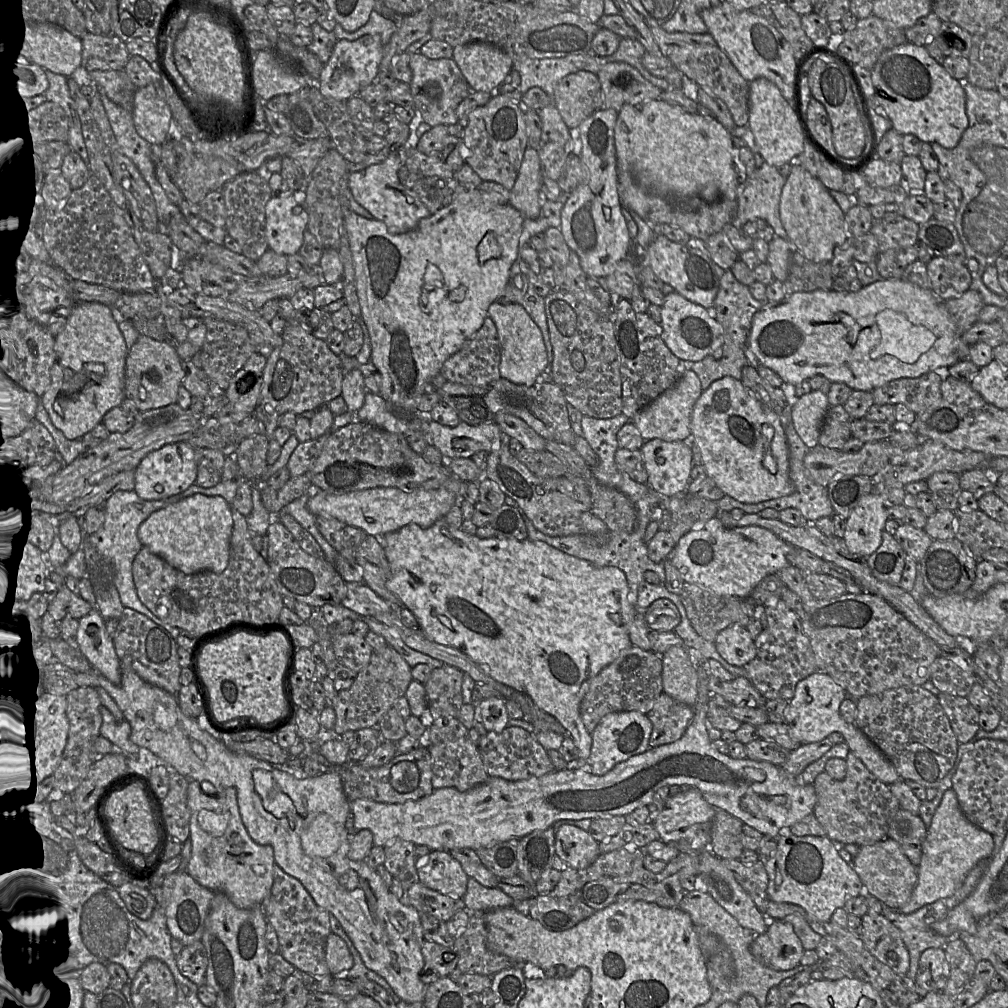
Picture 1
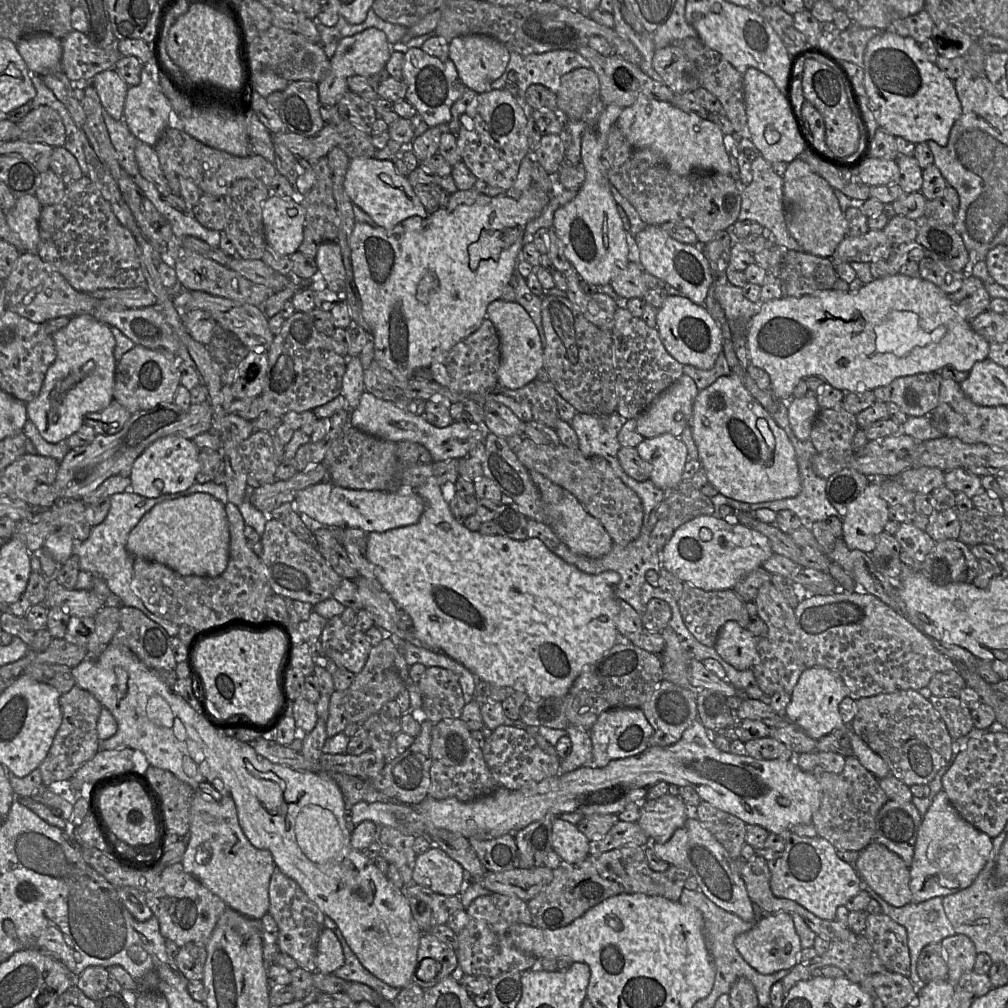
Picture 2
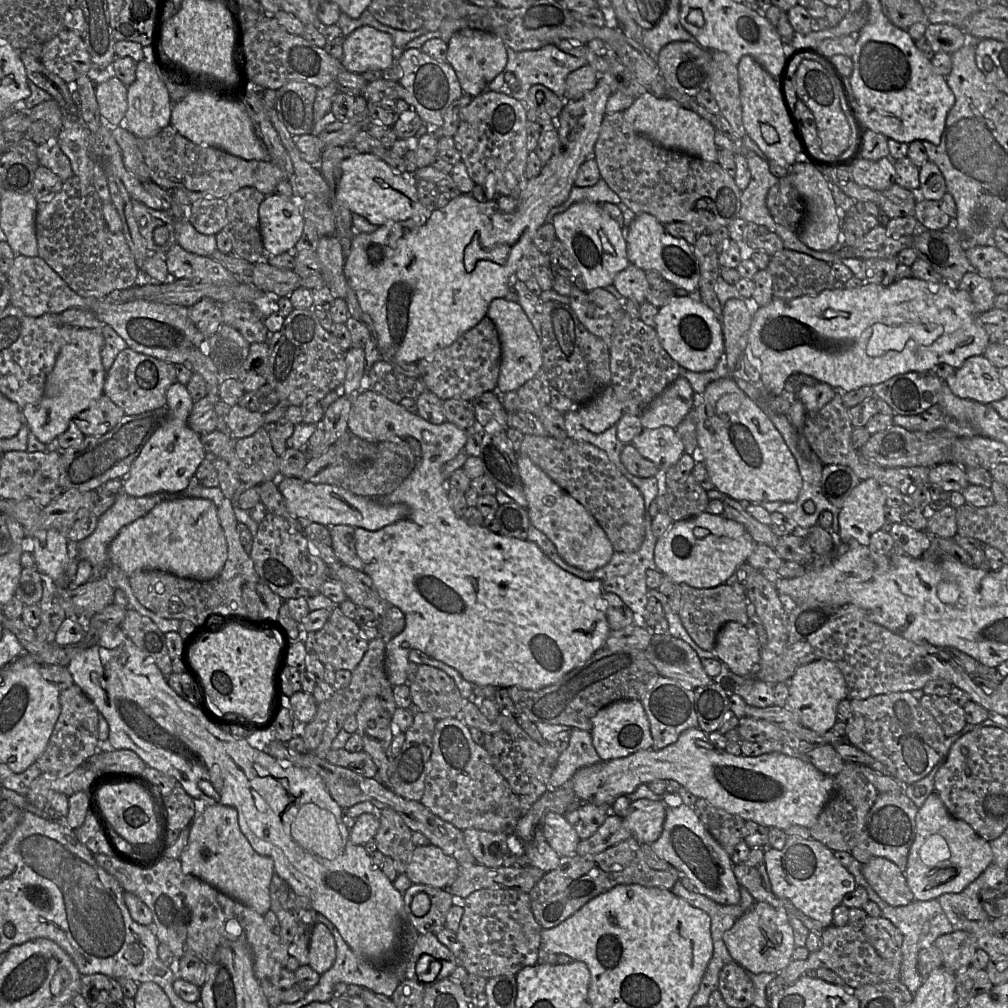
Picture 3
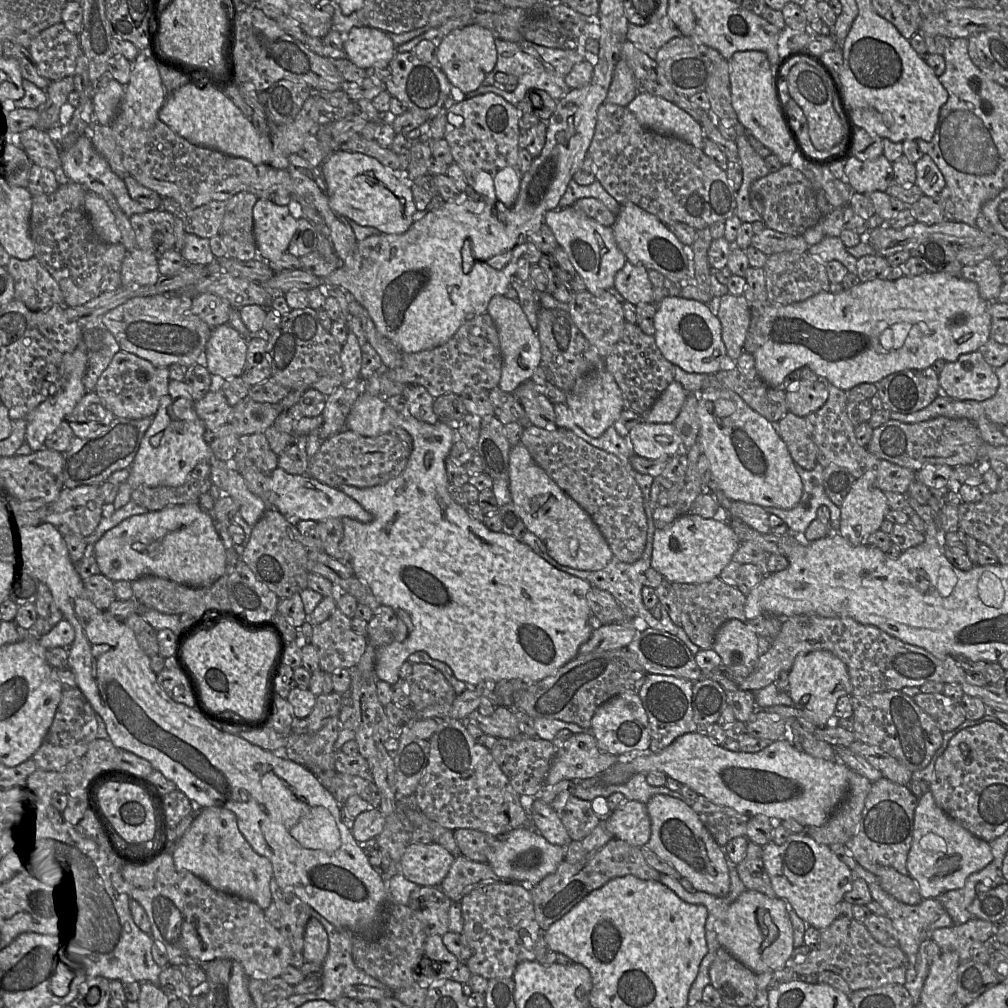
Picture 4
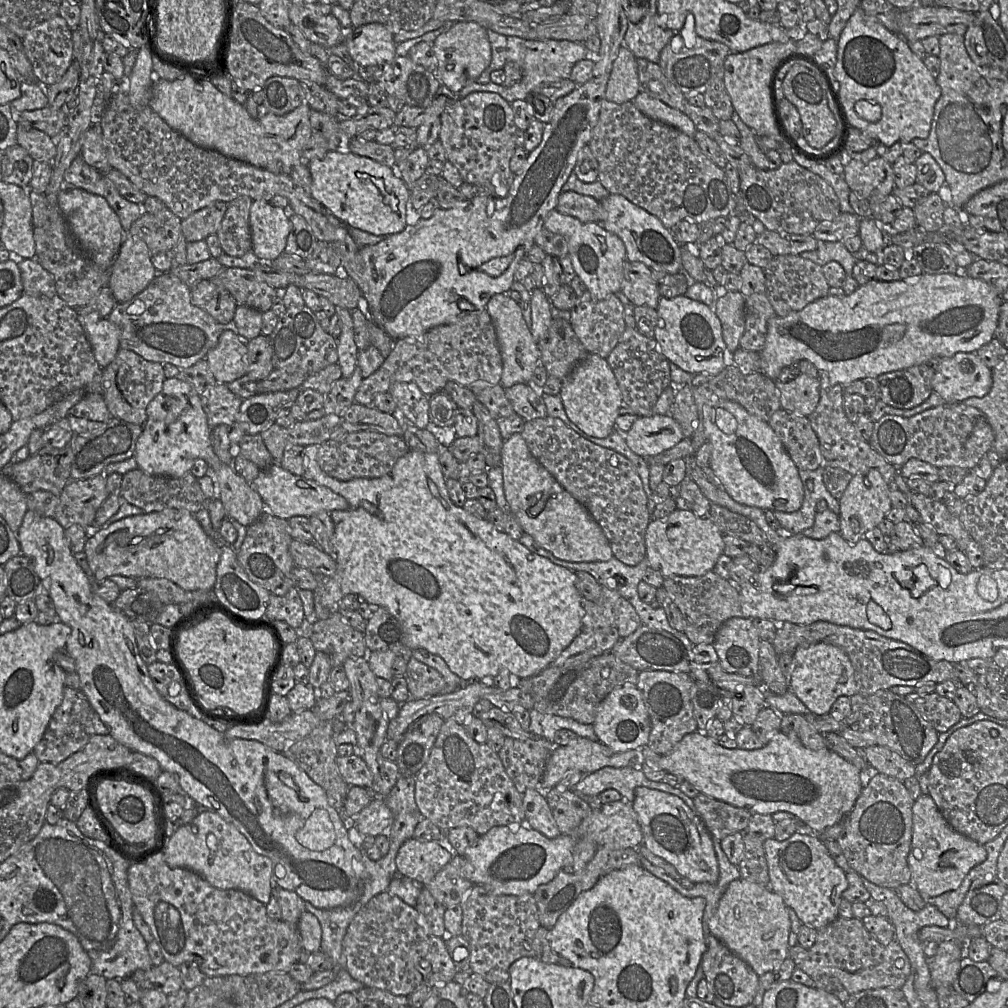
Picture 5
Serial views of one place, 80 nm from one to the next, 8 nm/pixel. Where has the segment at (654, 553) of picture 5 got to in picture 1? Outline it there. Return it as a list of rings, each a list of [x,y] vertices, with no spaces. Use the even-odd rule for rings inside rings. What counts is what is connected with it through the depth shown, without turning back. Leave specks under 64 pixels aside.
[[[713,517],[683,535],[669,556],[685,582],[717,595],[748,599],[764,577],[790,564],[789,546],[792,545],[767,529],[757,526],[727,528]]]

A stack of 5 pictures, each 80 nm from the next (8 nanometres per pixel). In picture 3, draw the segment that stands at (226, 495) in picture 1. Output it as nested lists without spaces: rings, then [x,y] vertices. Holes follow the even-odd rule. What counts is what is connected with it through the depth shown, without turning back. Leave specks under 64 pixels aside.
[[[197,485],[192,490],[185,489],[183,492],[156,493],[142,497],[133,497],[124,493],[123,491],[120,491],[118,494],[116,494],[116,499],[113,505],[99,517],[97,526],[93,533],[85,539],[77,541],[81,560],[87,560],[94,566],[94,568],[103,569],[103,578],[108,580],[114,589],[120,589],[125,593],[129,608],[151,619],[163,633],[178,632],[180,627],[180,620],[160,617],[156,613],[145,608],[138,601],[129,584],[129,577],[120,568],[112,564],[109,557],[109,545],[124,526],[146,515],[157,504],[165,500],[177,499],[178,496],[208,499],[211,500],[217,507],[220,506],[225,499],[225,496],[219,486],[208,488]]]

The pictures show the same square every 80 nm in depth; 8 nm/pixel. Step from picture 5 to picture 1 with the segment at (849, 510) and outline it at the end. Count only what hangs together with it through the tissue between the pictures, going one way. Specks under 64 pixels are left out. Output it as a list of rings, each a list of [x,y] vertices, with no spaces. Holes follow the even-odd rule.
[[[871,492],[853,508],[846,521],[844,540],[850,552],[869,557],[882,543],[887,508],[882,498]]]

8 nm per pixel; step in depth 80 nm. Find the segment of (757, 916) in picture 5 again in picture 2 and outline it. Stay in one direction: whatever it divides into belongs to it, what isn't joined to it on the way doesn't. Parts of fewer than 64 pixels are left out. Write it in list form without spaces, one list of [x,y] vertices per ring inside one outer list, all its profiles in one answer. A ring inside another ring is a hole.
[[[786,912],[764,914],[750,930],[735,938],[734,945],[743,959],[761,974],[792,969],[798,963],[798,956],[802,950],[791,915]]]

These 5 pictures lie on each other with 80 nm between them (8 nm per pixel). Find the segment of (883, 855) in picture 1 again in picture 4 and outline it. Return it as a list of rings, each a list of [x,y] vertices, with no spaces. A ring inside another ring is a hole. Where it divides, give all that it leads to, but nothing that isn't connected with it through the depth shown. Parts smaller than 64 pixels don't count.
[[[890,866],[877,868],[874,875],[882,889],[898,901],[916,905],[923,900],[916,882],[909,875],[903,875]]]

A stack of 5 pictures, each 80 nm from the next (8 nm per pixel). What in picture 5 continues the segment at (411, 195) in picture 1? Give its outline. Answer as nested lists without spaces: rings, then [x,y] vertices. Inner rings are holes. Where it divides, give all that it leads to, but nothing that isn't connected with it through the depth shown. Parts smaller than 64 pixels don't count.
[[[328,151],[323,158],[313,159],[307,165],[312,178],[312,197],[347,226],[374,235],[396,234],[402,232],[407,226],[405,219],[410,190],[399,176],[398,170],[350,151]]]

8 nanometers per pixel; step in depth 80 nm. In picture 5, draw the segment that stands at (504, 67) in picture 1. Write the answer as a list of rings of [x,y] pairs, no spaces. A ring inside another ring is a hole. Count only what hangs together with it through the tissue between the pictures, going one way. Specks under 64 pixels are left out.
[[[454,22],[435,39],[432,47],[438,63],[435,74],[442,85],[453,93],[474,83],[491,62],[487,30],[475,22]]]

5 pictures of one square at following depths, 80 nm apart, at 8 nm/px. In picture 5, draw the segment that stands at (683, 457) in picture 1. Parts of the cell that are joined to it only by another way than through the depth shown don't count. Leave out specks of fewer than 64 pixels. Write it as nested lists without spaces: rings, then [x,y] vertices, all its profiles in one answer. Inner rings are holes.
[[[671,415],[640,416],[626,435],[629,448],[641,457],[653,457],[683,439],[679,424]]]

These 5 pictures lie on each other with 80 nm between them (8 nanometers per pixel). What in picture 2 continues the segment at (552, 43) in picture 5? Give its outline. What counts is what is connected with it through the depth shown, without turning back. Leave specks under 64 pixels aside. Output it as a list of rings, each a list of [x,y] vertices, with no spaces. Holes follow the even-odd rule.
[[[554,50],[529,55],[510,52],[510,60],[504,72],[517,73],[517,98],[523,103],[530,85],[540,84],[557,94],[562,76],[577,68],[591,68],[591,64],[575,51]]]

